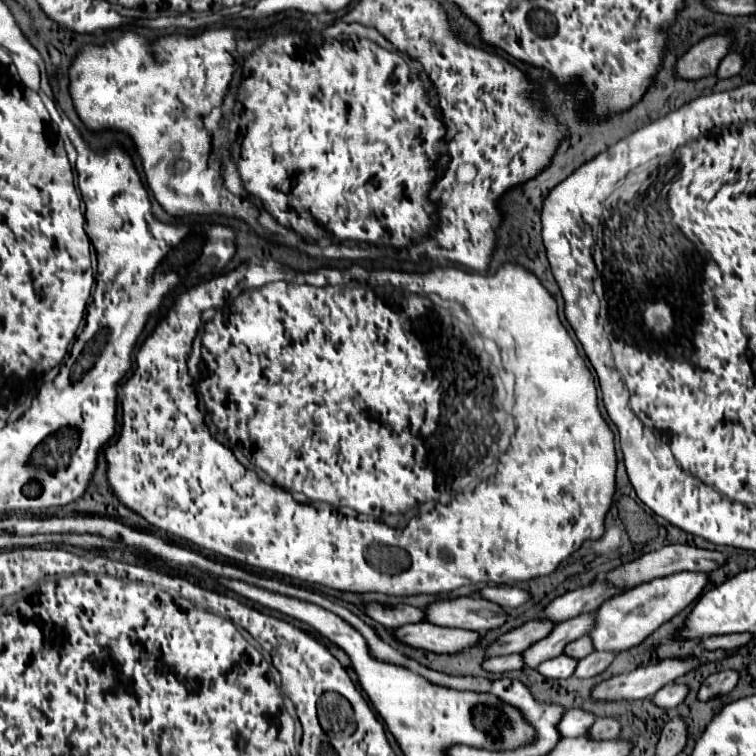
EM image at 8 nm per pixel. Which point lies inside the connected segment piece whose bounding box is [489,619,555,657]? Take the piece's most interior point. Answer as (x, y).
(516, 641)

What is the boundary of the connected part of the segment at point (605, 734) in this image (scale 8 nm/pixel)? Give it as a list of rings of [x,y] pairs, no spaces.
[[[599,717],[591,727],[589,735],[595,739],[615,739],[621,731],[621,719],[615,717]]]

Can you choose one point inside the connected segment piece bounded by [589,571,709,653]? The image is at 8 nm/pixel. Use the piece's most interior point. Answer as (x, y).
(622, 622)

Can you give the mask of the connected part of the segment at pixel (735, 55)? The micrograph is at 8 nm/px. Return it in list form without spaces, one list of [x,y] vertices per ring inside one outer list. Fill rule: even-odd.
[[[731,51],[729,55],[725,55],[725,59],[721,61],[719,69],[717,69],[717,77],[725,79],[725,77],[733,77],[741,71],[743,67],[743,53],[739,51]]]

